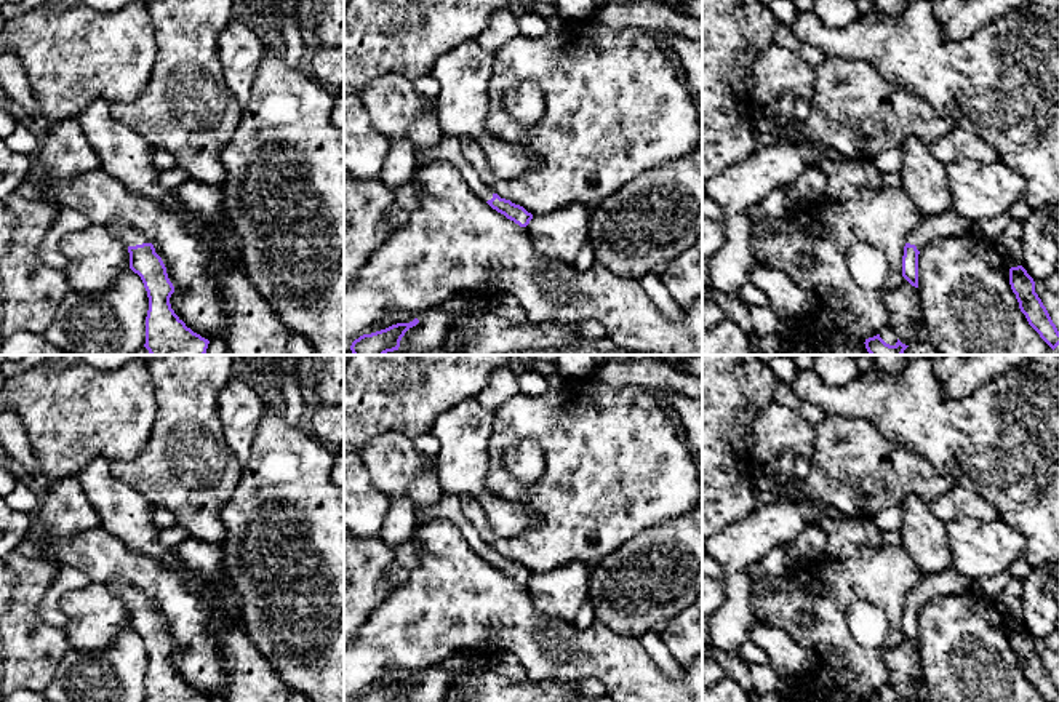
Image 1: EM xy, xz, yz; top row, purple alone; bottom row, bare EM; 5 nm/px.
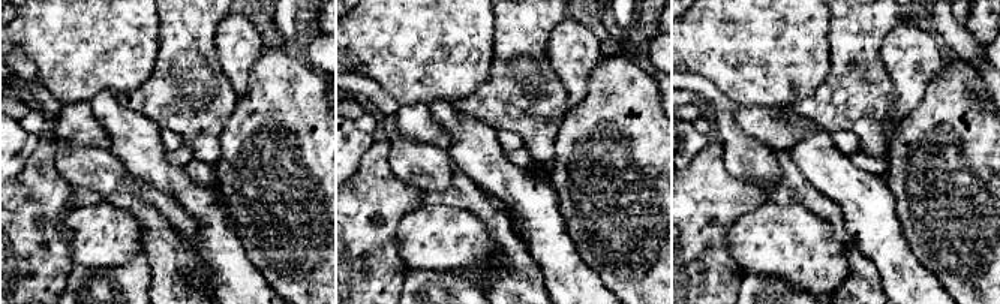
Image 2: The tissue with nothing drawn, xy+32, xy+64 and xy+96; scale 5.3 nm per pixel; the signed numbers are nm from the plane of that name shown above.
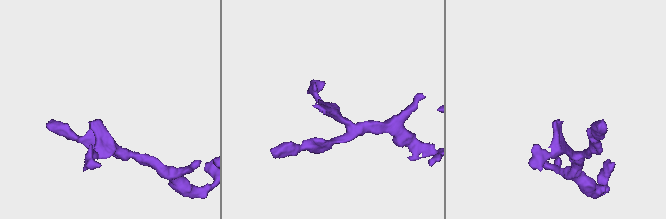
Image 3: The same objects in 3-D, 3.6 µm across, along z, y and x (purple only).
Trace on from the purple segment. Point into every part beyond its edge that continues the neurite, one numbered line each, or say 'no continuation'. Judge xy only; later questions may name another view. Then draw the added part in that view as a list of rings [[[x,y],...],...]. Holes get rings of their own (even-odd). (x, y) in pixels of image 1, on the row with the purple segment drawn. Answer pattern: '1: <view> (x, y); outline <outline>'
1: xy (130, 237); outline [[[120,219],[110,221],[106,229],[112,237],[122,240],[126,248],[147,243],[146,237],[142,237],[134,227],[125,224]]]

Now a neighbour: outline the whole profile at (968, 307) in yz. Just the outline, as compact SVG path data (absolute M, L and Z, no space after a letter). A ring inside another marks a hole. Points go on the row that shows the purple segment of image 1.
M979 232L941 237L918 254L920 313L926 341L941 355L1053 355L1029 325L997 243Z

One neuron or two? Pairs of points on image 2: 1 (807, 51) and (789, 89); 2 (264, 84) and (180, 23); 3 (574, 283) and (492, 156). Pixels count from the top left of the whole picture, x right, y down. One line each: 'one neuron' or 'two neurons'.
1: one neuron
2: two neurons
3: one neuron

